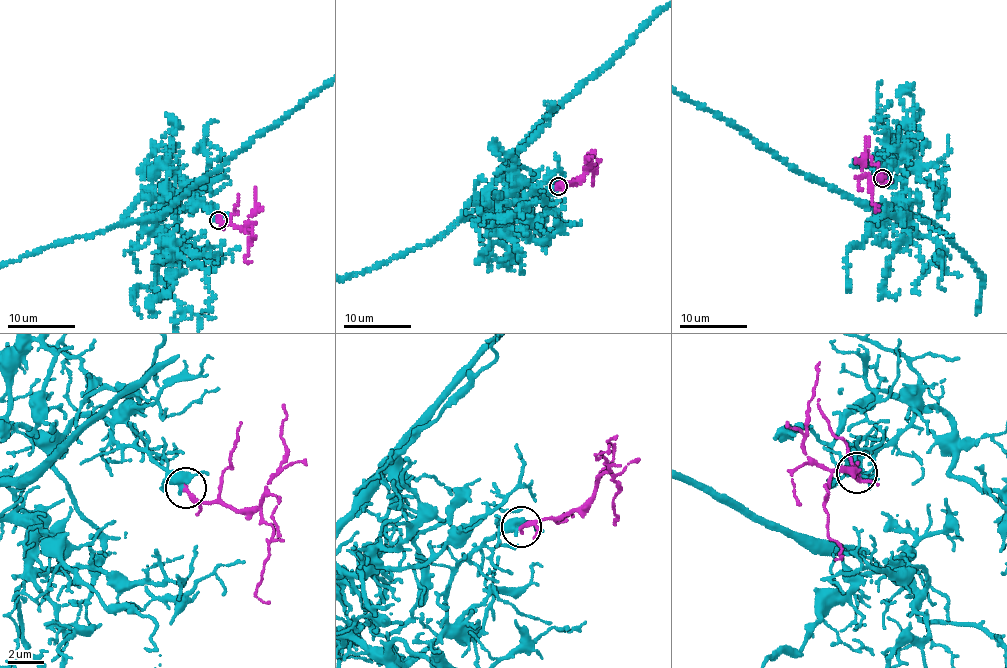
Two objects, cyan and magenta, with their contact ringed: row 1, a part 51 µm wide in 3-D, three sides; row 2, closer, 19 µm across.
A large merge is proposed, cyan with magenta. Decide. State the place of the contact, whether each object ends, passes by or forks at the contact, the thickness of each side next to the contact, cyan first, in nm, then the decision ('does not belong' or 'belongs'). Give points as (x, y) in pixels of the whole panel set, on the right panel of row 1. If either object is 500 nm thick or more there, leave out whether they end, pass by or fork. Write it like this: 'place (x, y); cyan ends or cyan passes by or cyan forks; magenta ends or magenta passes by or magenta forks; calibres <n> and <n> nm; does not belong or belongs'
place (882, 178); cyan passes by; magenta passes by; calibres 280 and 170 nm; belongs

